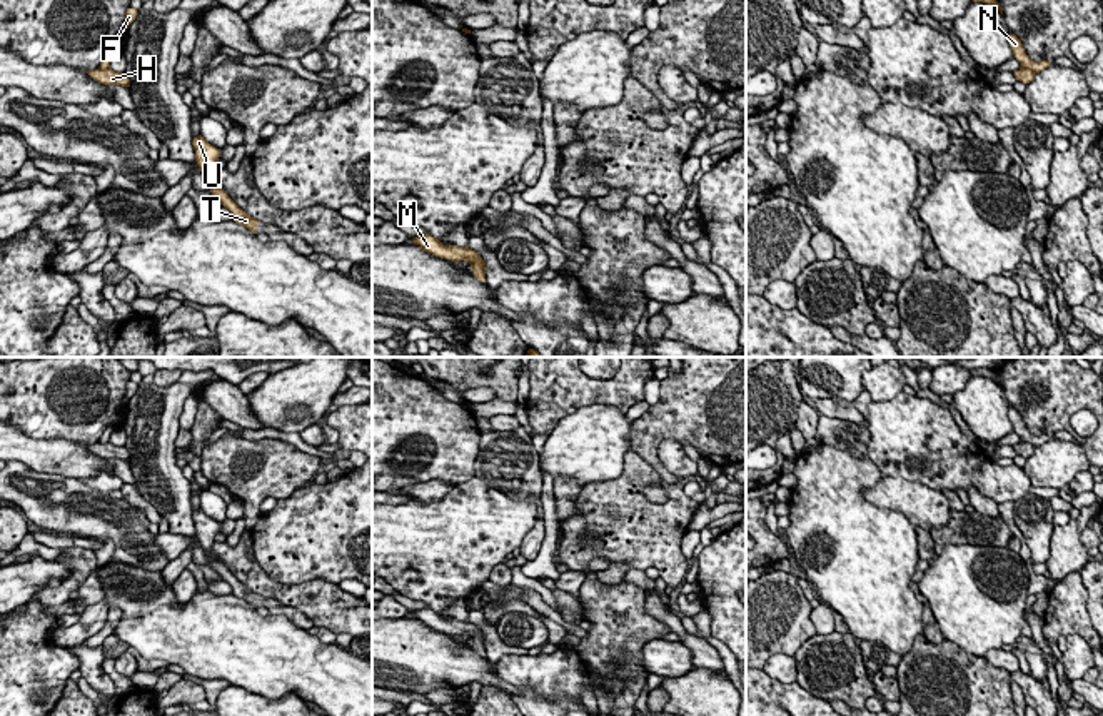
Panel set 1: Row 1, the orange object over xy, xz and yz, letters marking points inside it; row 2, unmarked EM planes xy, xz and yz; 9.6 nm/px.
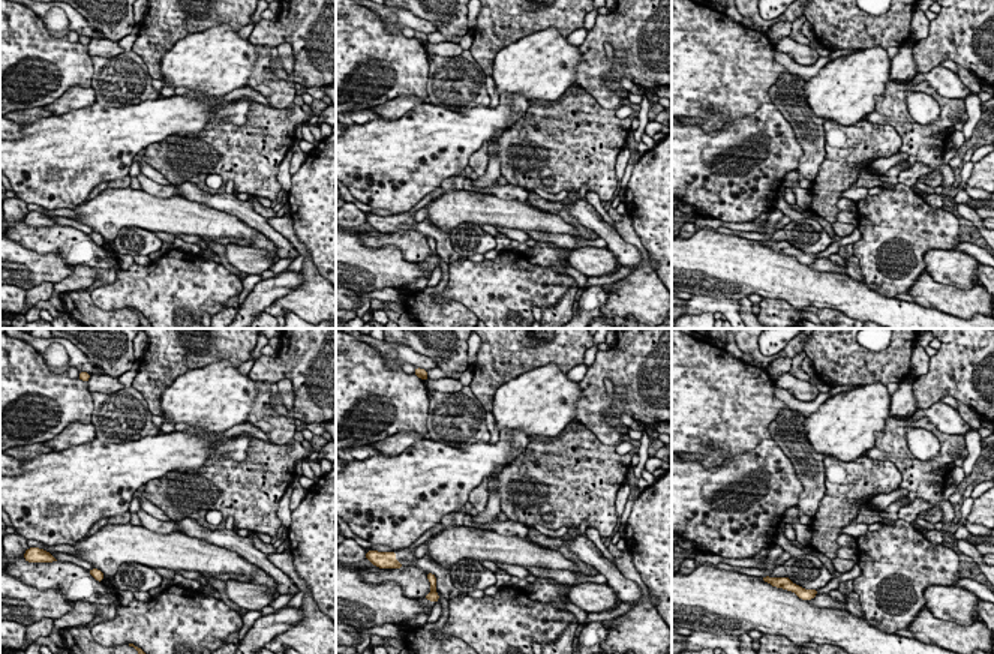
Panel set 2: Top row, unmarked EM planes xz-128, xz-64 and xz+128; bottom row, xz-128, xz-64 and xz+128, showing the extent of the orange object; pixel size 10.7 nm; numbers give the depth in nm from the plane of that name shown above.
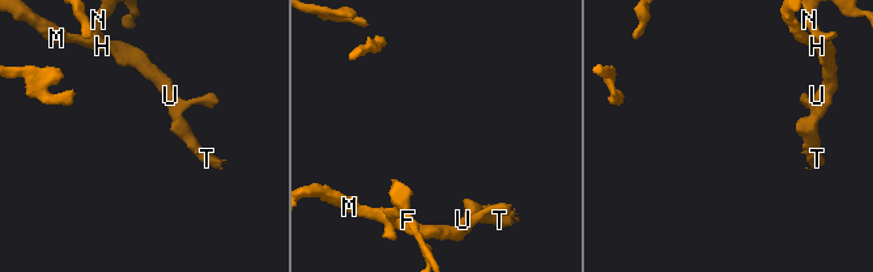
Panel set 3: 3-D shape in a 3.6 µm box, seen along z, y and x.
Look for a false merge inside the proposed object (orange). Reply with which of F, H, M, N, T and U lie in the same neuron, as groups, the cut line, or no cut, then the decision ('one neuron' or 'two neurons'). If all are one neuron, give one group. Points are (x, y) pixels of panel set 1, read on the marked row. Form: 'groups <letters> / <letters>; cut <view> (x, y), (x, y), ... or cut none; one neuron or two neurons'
groups F N / H M T U; cut xz (473, 264), (478, 262), (484, 271); two neurons

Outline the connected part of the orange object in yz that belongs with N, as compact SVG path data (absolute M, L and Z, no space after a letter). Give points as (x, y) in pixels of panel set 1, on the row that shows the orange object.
M1010 32L1010 47L1013 48L1013 57L1021 63L1023 68L1030 68L1036 73L1051 65L1050 60L1041 62L1030 60L1023 48L1021 40L1013 32Z

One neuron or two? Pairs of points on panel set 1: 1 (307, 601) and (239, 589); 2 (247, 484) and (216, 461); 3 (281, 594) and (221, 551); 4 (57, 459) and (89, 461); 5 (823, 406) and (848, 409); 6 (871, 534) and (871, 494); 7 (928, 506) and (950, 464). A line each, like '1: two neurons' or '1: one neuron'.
1: two neurons
2: one neuron
3: one neuron
4: one neuron
5: one neuron
6: two neurons
7: two neurons

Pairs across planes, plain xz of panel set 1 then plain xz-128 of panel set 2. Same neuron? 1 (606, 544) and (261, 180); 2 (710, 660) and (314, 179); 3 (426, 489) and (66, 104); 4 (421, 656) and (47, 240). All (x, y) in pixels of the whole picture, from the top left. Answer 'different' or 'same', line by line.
1: same
2: different
3: same
4: different

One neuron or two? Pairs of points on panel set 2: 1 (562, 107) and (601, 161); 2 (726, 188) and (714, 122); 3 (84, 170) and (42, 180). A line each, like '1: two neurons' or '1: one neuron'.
1: one neuron
2: two neurons
3: one neuron

